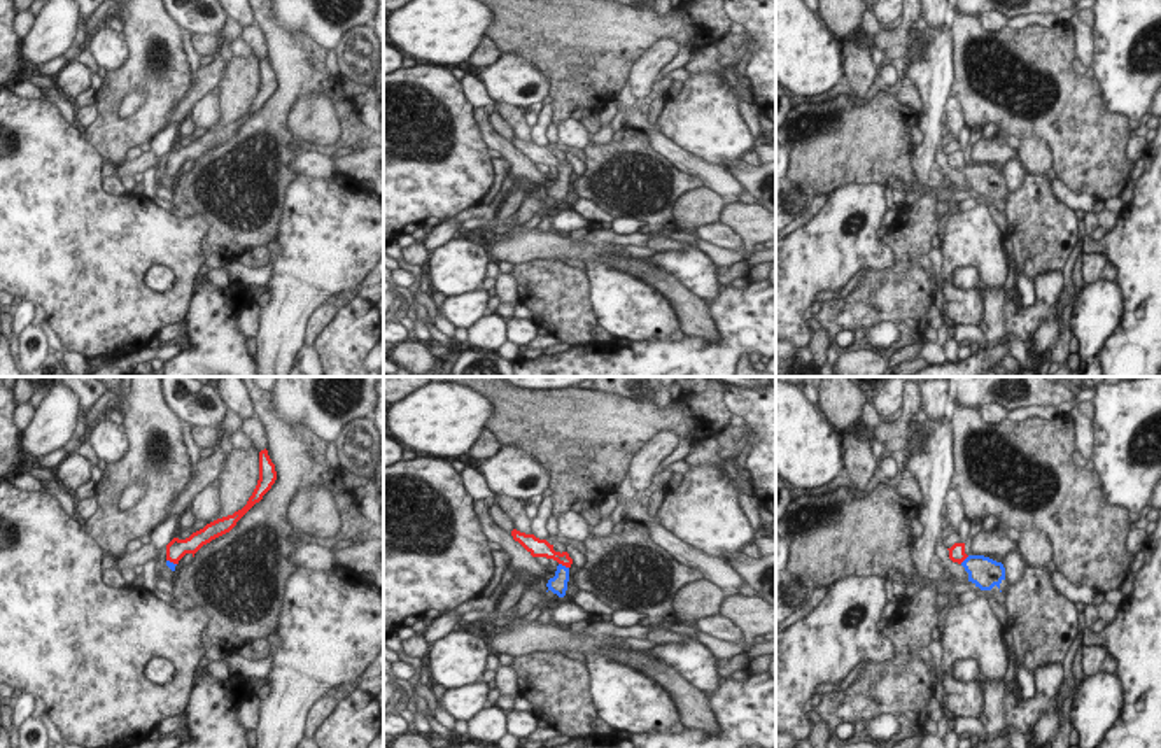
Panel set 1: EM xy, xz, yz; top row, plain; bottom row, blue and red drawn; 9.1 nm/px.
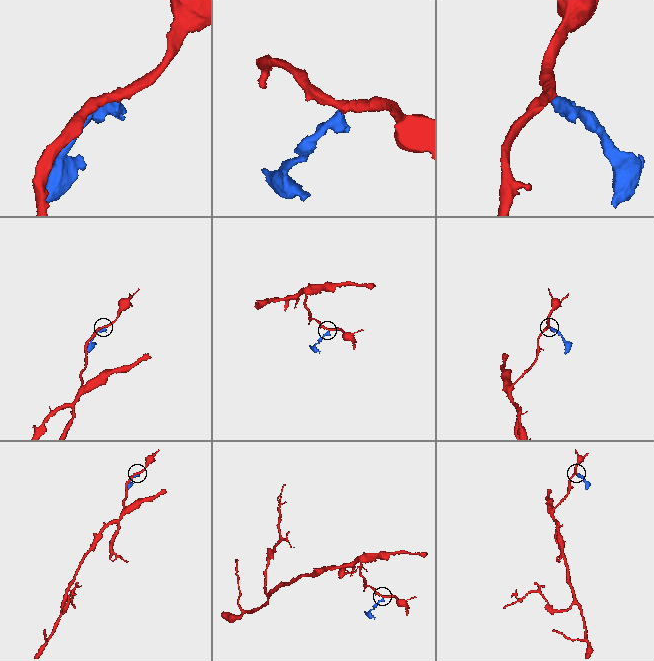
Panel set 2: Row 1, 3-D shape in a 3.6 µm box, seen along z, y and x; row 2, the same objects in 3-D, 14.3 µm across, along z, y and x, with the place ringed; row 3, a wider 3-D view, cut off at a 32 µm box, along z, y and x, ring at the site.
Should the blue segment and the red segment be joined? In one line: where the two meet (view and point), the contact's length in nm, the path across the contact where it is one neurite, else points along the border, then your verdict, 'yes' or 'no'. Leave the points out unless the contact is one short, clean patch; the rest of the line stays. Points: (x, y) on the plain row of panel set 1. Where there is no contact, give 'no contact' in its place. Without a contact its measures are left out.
xz (564, 174) | 110 nm | across xz (559, 190), (564, 174), (543, 156) | yes

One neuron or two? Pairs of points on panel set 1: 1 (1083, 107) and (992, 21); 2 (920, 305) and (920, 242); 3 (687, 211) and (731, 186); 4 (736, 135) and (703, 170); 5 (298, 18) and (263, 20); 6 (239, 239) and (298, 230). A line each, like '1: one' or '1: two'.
1: two
2: one
3: two
4: two
5: two
6: two

